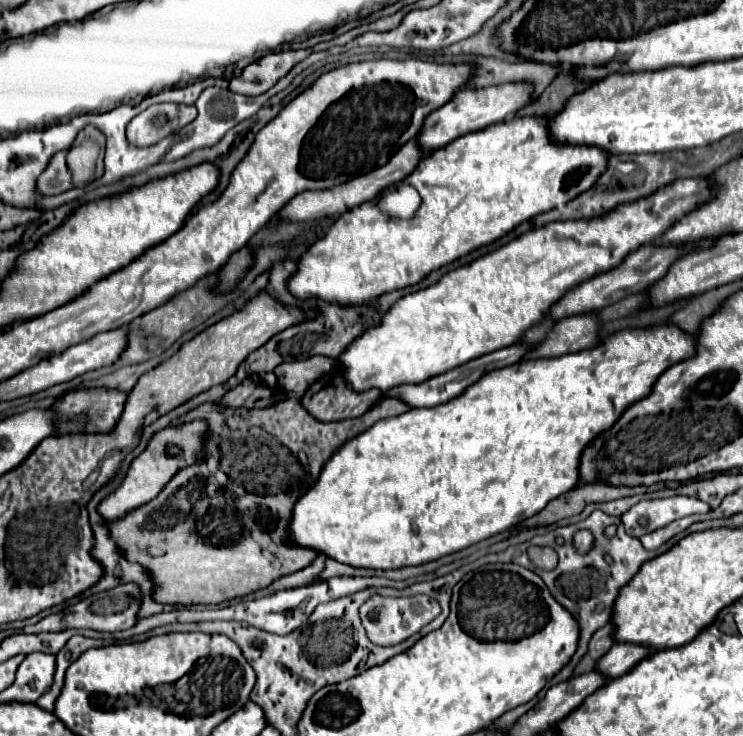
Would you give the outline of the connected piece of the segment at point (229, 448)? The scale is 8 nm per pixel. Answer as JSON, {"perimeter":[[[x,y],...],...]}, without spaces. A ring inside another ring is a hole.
{"perimeter":[[[308,357],[308,359],[304,359],[304,361],[292,361],[292,363],[278,365],[278,367],[274,369],[274,373],[276,373],[276,377],[278,377],[278,385],[284,387],[284,389],[290,393],[290,397],[288,397],[284,403],[278,403],[278,405],[268,407],[268,409],[244,409],[244,407],[242,407],[242,409],[222,409],[222,407],[218,407],[216,403],[204,403],[204,405],[196,407],[194,411],[190,411],[188,415],[184,415],[184,417],[180,417],[180,419],[176,421],[176,423],[186,423],[186,421],[194,421],[194,419],[208,419],[206,461],[202,461],[202,463],[198,463],[198,465],[190,465],[190,467],[178,471],[178,473],[172,477],[172,481],[162,489],[162,493],[160,493],[156,499],[152,499],[150,503],[142,505],[140,509],[130,511],[128,517],[124,517],[124,519],[110,521],[112,541],[124,551],[126,559],[144,565],[144,567],[152,573],[154,583],[158,583],[158,593],[154,593],[156,601],[160,601],[160,603],[172,603],[172,605],[174,605],[174,603],[180,603],[180,605],[192,605],[192,603],[222,603],[222,601],[228,601],[228,599],[232,599],[232,597],[244,597],[244,595],[248,595],[248,593],[254,593],[254,591],[258,591],[258,589],[264,589],[264,587],[268,587],[274,579],[284,577],[284,575],[290,575],[290,573],[296,573],[296,571],[308,567],[308,565],[318,557],[318,551],[316,551],[316,549],[300,547],[300,545],[294,545],[294,543],[288,541],[288,535],[290,535],[290,533],[288,533],[288,525],[290,525],[290,519],[292,519],[292,511],[294,511],[296,501],[300,499],[300,495],[304,495],[308,489],[312,489],[312,487],[316,485],[316,481],[318,481],[318,477],[320,477],[320,471],[322,471],[324,463],[326,463],[326,461],[332,457],[332,453],[338,451],[346,441],[350,441],[350,439],[354,439],[356,435],[360,435],[362,431],[370,429],[376,421],[380,421],[380,419],[384,419],[384,417],[400,415],[400,413],[406,413],[406,411],[412,409],[412,407],[408,407],[408,403],[404,403],[404,401],[400,401],[400,399],[382,397],[382,399],[380,399],[368,413],[364,413],[362,417],[346,419],[346,421],[336,421],[336,423],[320,423],[318,419],[310,417],[310,415],[306,413],[306,409],[302,409],[302,405],[300,405],[300,395],[302,395],[318,377],[322,377],[322,375],[328,373],[328,371],[332,371],[334,367],[336,367],[336,361],[334,361],[334,359],[328,359],[328,357]],[[254,533],[264,533],[264,535],[274,537],[274,543],[272,543],[270,551],[274,551],[274,553],[278,555],[278,559],[282,561],[282,567],[280,567],[280,569],[274,569],[272,563],[264,557],[264,553],[262,553],[264,549],[262,549],[262,545],[254,539]]]}

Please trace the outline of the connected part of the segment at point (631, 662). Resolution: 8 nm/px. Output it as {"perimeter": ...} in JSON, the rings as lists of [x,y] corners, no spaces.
{"perimeter":[[[614,643],[612,649],[598,659],[594,671],[600,671],[606,679],[616,679],[628,673],[640,659],[644,659],[650,653],[648,647],[642,645],[624,645],[624,643]]]}

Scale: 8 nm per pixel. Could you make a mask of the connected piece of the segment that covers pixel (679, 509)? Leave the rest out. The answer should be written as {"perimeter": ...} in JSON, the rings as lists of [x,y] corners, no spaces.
{"perimeter":[[[676,495],[676,497],[636,503],[632,509],[628,509],[622,515],[622,525],[628,531],[628,535],[640,537],[644,533],[666,527],[676,519],[696,515],[696,513],[708,513],[708,511],[710,511],[710,505],[700,499]]]}

